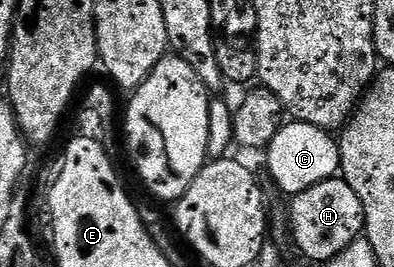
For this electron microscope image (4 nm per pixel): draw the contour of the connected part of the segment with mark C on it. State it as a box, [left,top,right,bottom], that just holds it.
[267,121,341,197]

